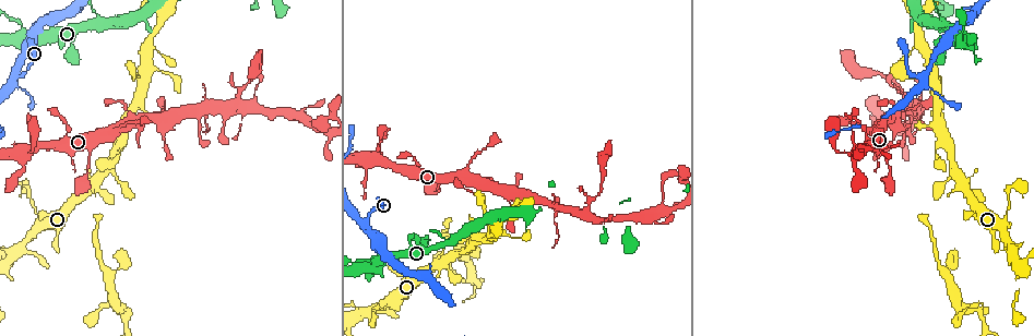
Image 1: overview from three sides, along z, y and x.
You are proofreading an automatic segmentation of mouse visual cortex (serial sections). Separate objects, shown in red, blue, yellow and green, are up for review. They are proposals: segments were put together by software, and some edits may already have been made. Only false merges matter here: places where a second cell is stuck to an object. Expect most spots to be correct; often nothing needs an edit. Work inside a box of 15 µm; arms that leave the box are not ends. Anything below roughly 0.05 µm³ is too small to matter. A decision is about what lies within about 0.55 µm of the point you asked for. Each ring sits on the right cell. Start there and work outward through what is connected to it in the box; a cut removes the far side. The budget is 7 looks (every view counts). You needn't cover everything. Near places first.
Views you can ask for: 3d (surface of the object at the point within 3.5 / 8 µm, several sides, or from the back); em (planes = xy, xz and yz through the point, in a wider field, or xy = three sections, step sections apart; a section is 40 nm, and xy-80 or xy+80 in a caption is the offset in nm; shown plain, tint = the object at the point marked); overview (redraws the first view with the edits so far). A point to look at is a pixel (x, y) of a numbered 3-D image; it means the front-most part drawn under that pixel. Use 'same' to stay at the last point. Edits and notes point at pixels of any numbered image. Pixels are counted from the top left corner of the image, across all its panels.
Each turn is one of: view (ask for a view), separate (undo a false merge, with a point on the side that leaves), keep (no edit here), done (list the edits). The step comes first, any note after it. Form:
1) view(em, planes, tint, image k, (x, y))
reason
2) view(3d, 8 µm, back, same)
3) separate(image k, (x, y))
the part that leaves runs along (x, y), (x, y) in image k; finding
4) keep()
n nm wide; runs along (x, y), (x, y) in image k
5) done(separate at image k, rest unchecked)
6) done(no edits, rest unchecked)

view(3d, 3.5 µm, image 1, (944, 24))
side arm on a straight run

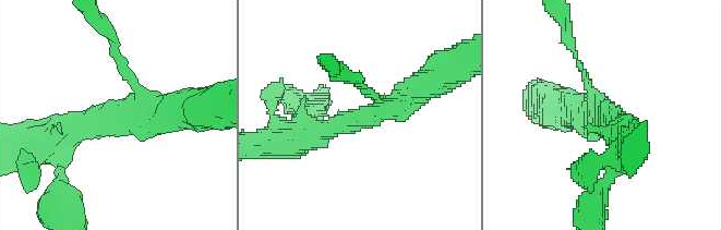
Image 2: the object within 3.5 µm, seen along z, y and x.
view(em, xy, step 2, tint, image 2, (375, 110))
now the EM

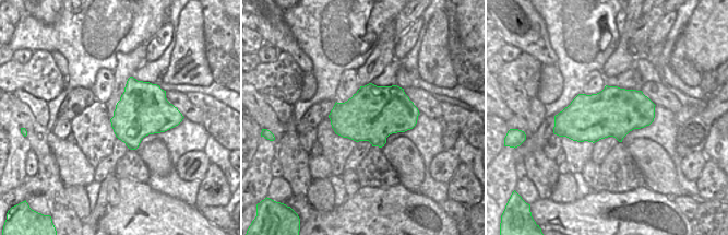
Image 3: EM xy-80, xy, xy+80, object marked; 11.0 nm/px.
keep()
arms of 100, 300, 450 nm; runs along (309, 135), (396, 107), (440, 76) in image 2; continuous, no second cell

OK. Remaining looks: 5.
view(3d, 8 µm, image 1, (510, 199))
four-way junction

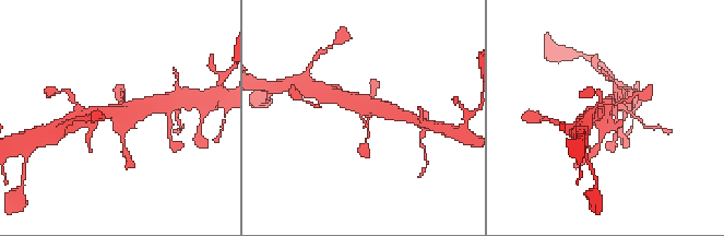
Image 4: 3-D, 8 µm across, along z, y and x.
view(3d, 3.5 µm, image 4, (361, 110))
closer look

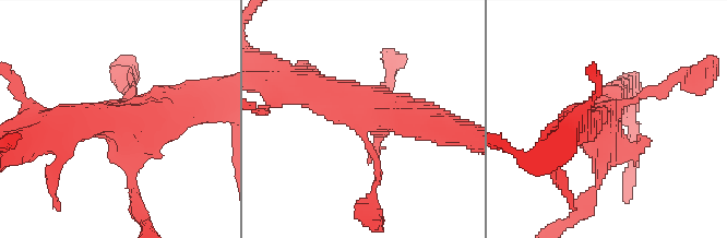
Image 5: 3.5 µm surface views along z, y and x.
view(em, xy, step 5, tint, image 5, (117, 109))
need the tissue

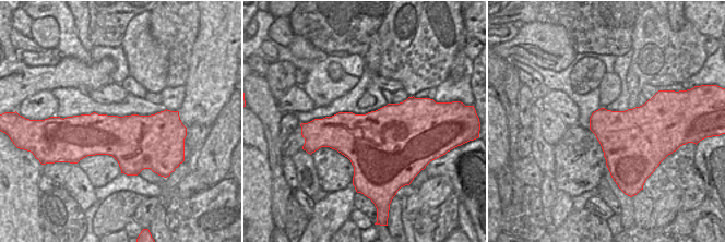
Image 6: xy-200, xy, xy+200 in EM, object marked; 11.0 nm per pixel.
keep()
runs along (308, 88), (442, 128) in image 5; one cell here

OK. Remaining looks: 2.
view(3d, 3.5 µm, image 1, (602, 190))
a narrow waist

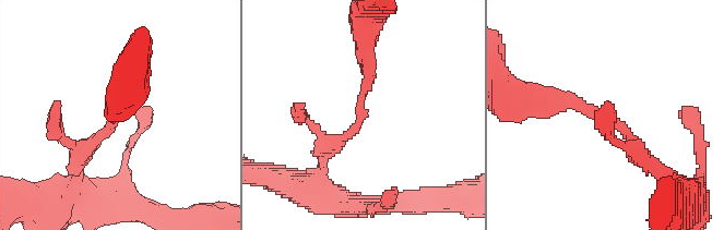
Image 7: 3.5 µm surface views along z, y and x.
view(em, xy, step 3, tint, image 7, (359, 114))
arms of 200, 250 nm

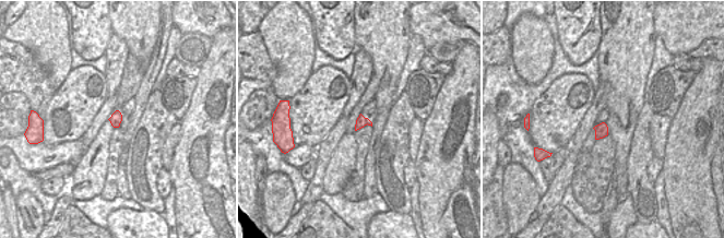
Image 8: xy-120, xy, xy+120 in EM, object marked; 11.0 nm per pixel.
keep()
runs along (649, 165), (610, 118), (543, 101) in image 7; one cell here

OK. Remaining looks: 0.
done(no edits, rest unchecked)

